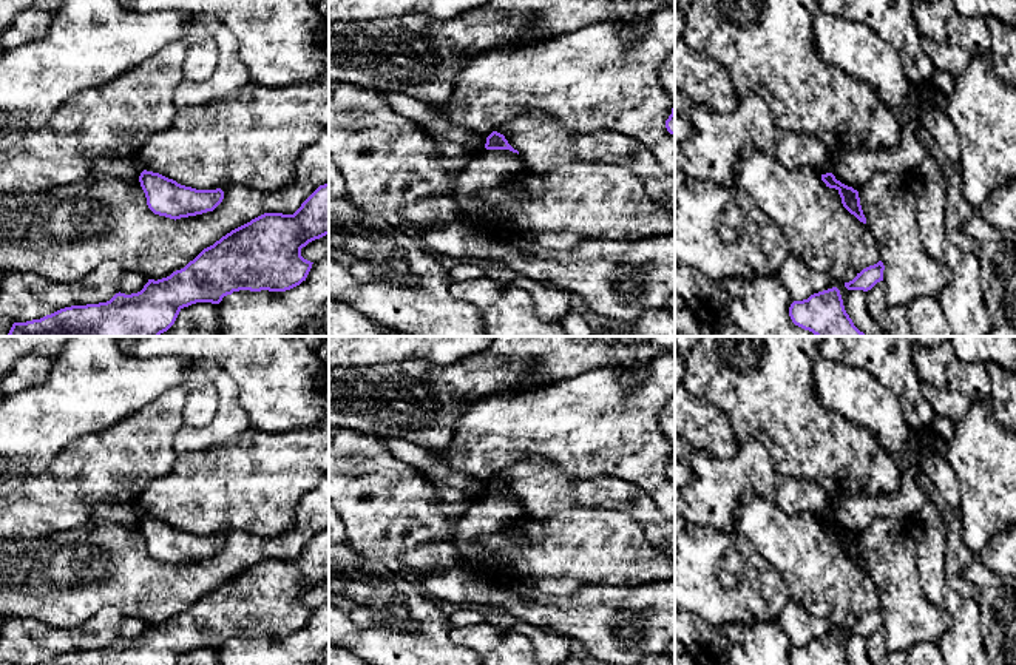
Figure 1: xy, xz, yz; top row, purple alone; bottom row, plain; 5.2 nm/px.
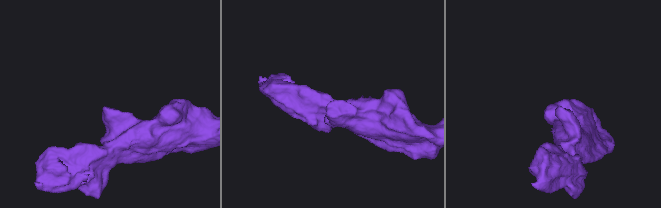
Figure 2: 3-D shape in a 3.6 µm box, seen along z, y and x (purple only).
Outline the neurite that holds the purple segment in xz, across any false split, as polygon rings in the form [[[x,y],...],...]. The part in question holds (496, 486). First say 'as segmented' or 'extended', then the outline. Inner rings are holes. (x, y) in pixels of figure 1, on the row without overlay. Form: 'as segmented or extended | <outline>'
as segmented | [[[493,477],[488,483],[486,483],[486,489],[485,489],[486,495],[510,495],[513,498],[517,498],[517,495],[514,495],[508,486],[505,484],[503,480]]]

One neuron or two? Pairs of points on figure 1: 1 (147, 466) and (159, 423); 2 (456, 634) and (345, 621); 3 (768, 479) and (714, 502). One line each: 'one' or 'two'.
1: one
2: two
3: one

